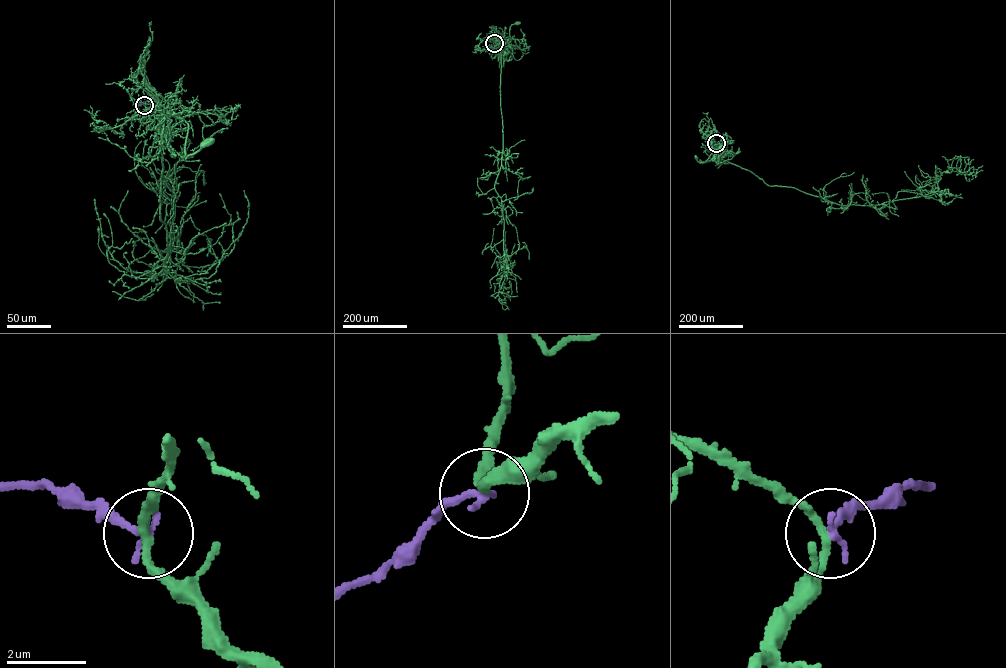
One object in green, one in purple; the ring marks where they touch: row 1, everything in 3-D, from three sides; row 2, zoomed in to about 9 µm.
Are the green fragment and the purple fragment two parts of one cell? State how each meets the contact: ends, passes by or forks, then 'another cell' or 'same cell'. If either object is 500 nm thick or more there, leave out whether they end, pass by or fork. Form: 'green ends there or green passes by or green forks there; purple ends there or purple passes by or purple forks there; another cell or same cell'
green passes by; purple ends there; another cell

